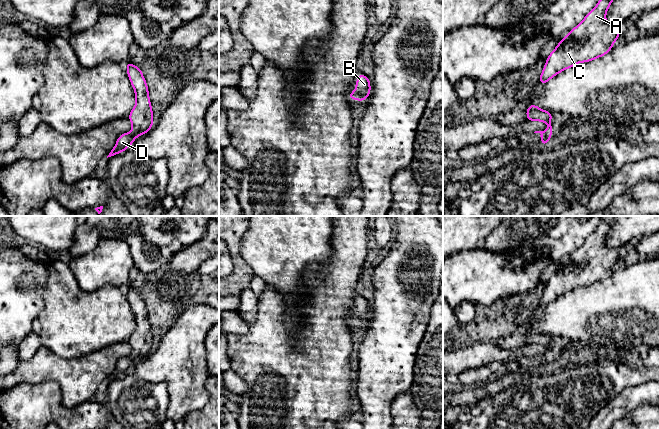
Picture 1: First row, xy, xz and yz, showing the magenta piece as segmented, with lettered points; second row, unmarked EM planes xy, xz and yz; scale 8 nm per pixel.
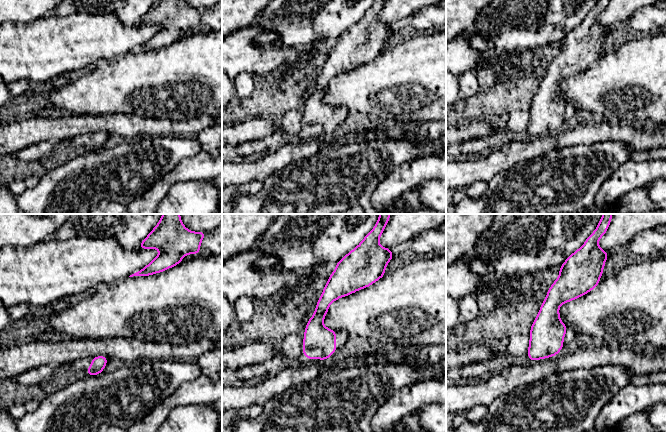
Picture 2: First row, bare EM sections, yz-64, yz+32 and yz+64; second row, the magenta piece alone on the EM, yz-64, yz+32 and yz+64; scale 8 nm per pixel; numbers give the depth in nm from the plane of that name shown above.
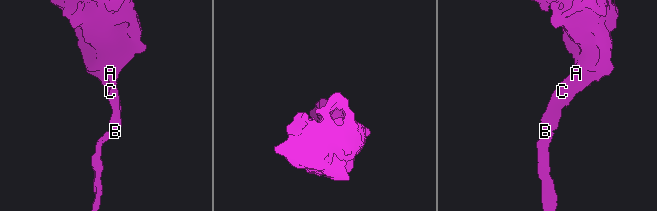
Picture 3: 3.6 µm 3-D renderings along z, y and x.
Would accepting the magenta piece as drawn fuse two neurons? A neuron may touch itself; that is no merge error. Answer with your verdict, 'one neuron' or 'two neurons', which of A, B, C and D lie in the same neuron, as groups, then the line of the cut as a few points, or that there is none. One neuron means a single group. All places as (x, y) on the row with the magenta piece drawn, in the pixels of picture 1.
one neuron | A B C D | no cut

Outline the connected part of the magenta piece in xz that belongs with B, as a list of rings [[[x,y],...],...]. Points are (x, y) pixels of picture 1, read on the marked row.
[[[360,73],[356,80],[356,89],[354,92],[348,93],[348,98],[363,102],[371,93],[370,83],[371,81]]]

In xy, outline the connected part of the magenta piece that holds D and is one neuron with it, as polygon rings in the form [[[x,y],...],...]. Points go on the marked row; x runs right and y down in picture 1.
[[[129,61],[125,65],[136,95],[136,105],[128,116],[133,128],[130,133],[124,133],[118,137],[115,147],[107,158],[122,153],[133,144],[136,137],[146,134],[153,126],[153,112],[149,100],[148,86],[141,68],[134,66]]]

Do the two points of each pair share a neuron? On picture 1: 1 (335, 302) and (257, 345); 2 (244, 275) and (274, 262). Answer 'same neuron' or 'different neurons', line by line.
1: same neuron
2: different neurons

